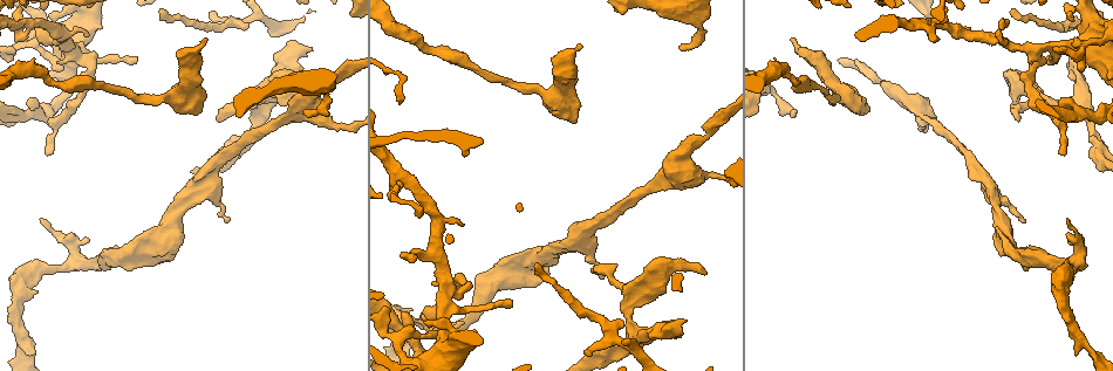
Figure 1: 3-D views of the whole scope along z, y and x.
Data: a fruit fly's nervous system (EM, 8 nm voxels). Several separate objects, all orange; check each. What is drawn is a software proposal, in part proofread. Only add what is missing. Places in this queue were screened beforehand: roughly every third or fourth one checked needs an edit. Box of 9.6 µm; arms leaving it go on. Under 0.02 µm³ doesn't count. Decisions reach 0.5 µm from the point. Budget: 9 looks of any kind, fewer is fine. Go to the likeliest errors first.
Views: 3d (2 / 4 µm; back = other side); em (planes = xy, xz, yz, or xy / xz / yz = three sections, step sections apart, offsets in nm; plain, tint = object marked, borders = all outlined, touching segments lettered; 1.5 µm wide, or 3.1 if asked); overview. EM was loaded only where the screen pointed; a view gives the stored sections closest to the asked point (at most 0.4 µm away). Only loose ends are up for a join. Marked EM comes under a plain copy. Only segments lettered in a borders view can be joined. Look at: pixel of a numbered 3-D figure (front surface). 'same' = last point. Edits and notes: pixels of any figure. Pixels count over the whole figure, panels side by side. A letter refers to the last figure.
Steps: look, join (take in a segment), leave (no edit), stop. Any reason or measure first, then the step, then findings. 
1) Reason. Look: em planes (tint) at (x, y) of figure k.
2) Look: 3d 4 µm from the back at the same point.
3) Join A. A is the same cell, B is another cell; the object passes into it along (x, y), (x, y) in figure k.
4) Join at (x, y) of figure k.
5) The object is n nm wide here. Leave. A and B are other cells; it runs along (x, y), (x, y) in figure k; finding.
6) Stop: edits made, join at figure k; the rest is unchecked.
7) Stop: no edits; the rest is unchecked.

Branch stops here. Look: 3d 4 µm from the back at (684, 321) of figure 1.

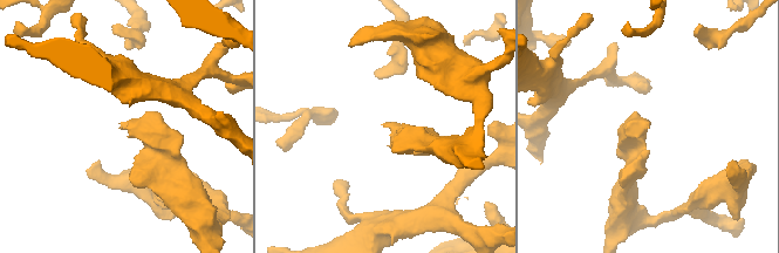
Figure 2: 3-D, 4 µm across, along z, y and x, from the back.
Need the tissue. Look: em planes (borders) at (649, 128) of figure 2.

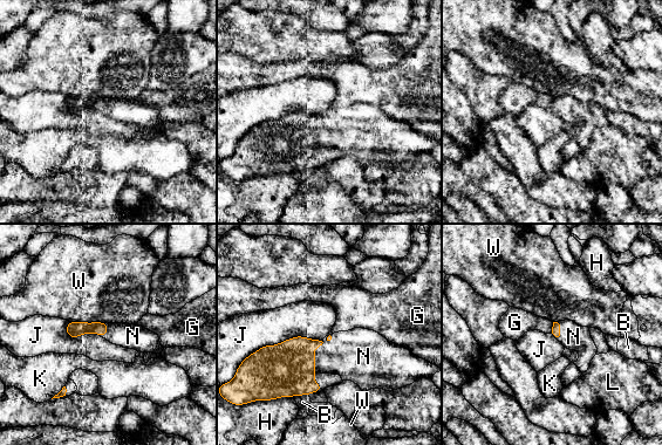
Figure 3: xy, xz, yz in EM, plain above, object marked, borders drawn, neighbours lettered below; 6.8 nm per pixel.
Join N. N is the same cell, B, G, H, J, K, L and W are other cells; the object passes into it along (287, 369), (314, 350), (350, 354) in figure 3; the neuron continues.

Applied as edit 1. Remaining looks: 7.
An open end. Look: 3d 2 µm at (580, 46) of figure 1.

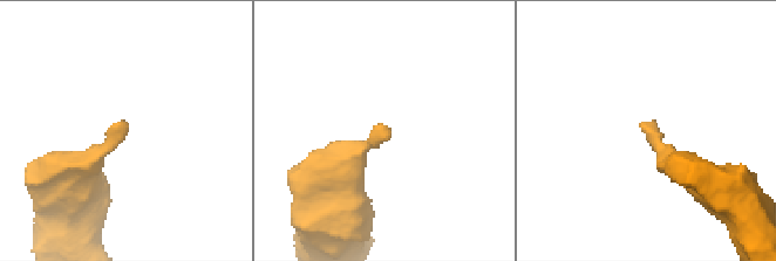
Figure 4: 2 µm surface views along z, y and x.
Look: em xy step 8 (borders) at (380, 128) of figure 4.

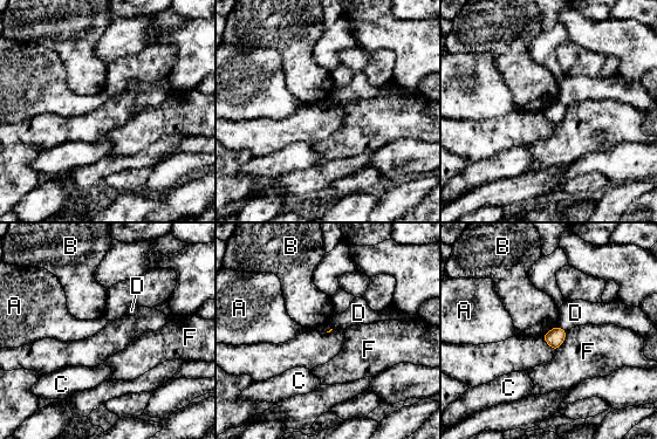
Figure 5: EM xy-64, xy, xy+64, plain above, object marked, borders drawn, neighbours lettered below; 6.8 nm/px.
Look: em planes (borders) at the same point.

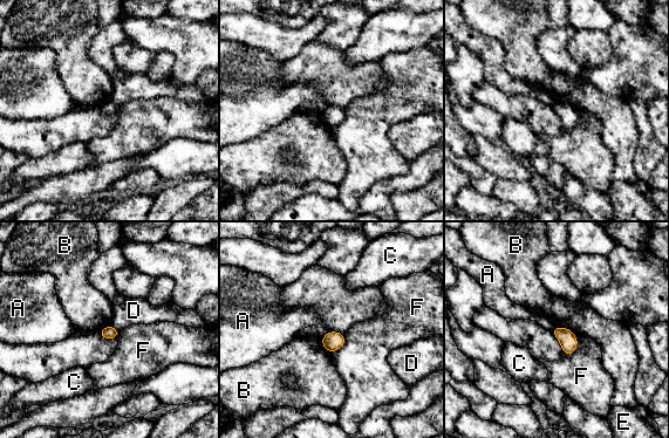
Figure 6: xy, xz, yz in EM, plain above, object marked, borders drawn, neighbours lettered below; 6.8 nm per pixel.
Leave. A, B, C, D, E and F are other cells; a border runs along (554, 326), (568, 328), (574, 334) in figure 6; none of them fits.

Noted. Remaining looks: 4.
Branch stops here. Look: 3d 2 µm at (1019, 220) of figure 1.

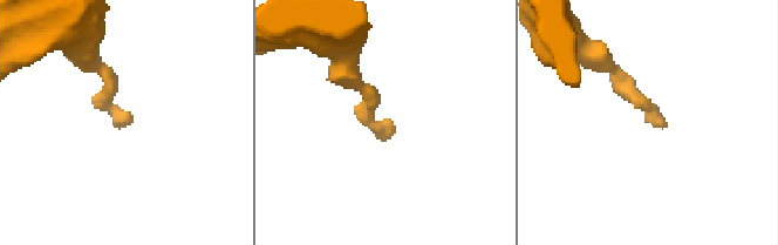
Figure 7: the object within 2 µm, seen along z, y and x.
Look: em xz step 8 (tint) at (648, 113) of figure 7.

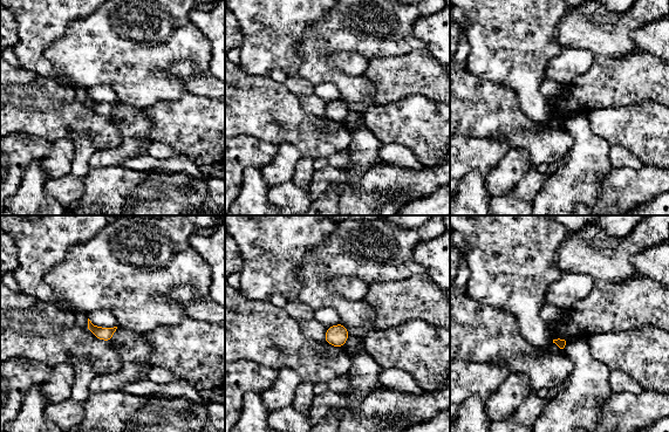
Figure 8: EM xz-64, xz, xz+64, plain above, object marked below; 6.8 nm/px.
Cut it another way. Look: em planes (borders) at the same point.

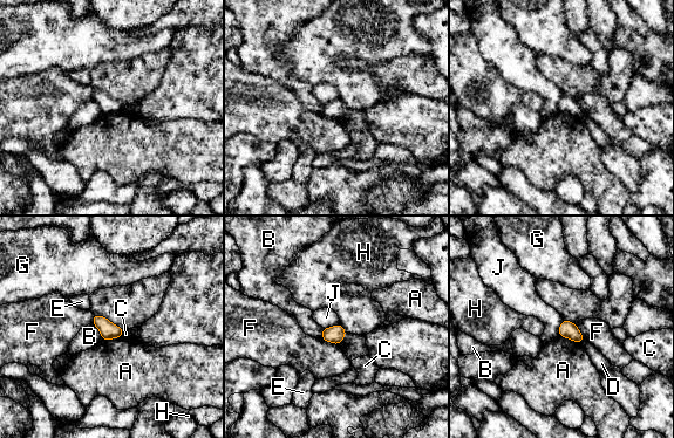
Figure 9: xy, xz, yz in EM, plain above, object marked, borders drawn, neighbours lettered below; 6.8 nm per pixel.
Leave. A, B, C, D, E, F, G, H and J are other cells; a border runs along (339, 322), (324, 328) in figure 9; no lettered segment goes on from it.

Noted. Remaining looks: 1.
Stop: edits made, join at figure 3; the rest is unchecked.

